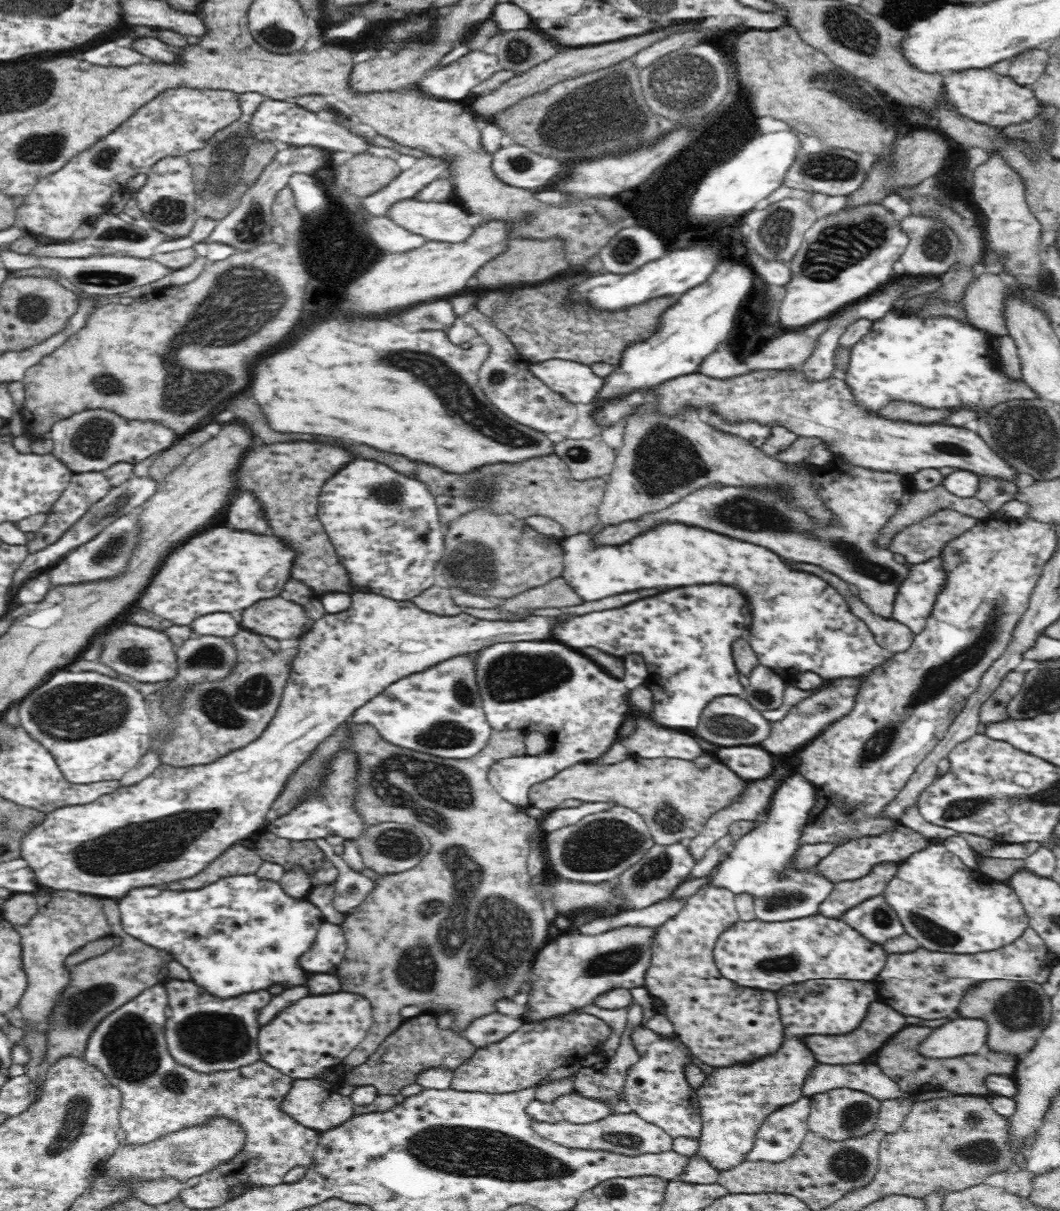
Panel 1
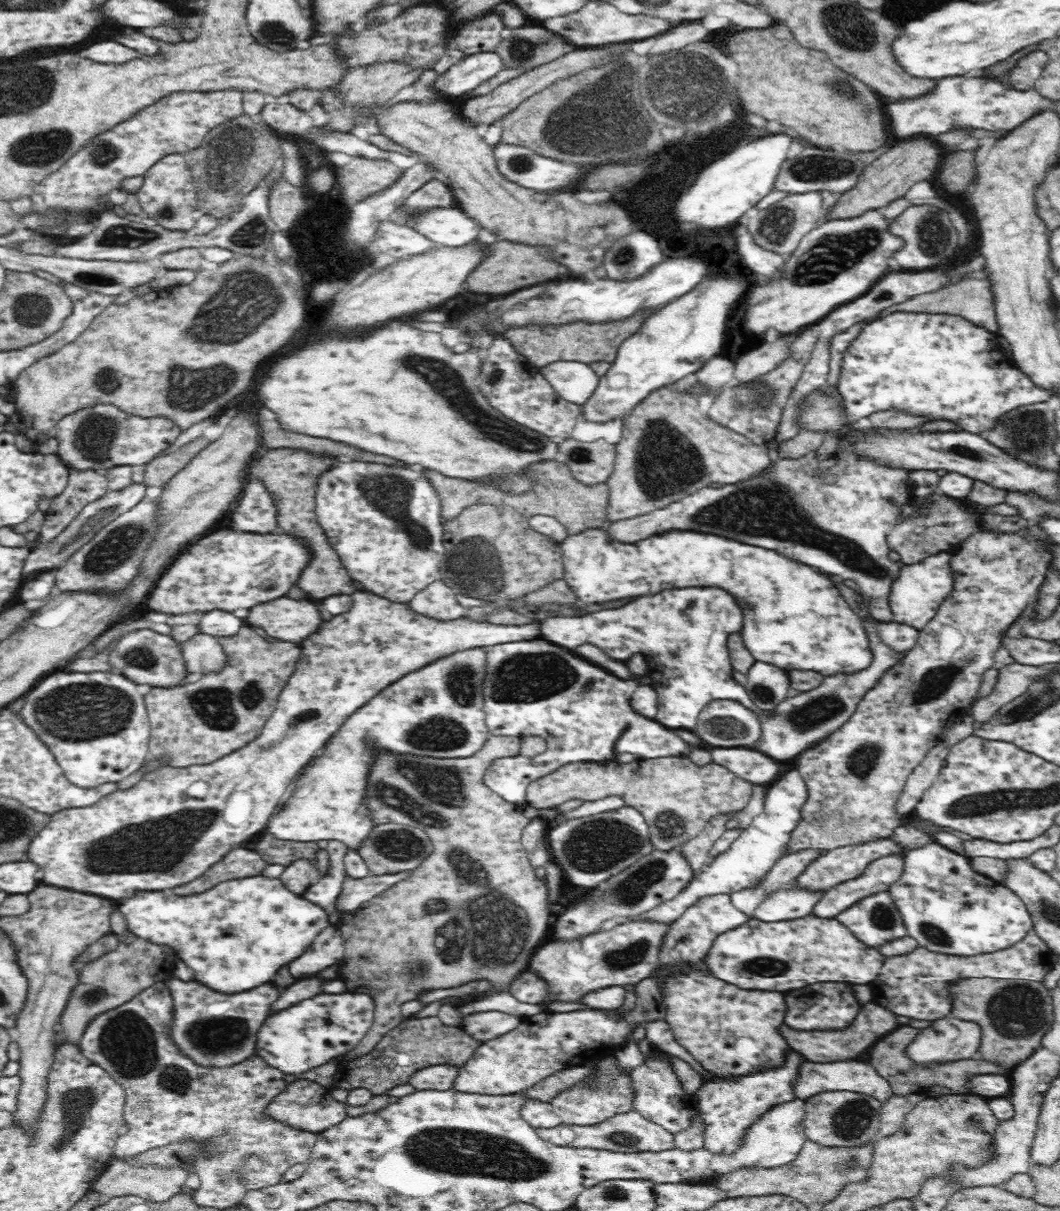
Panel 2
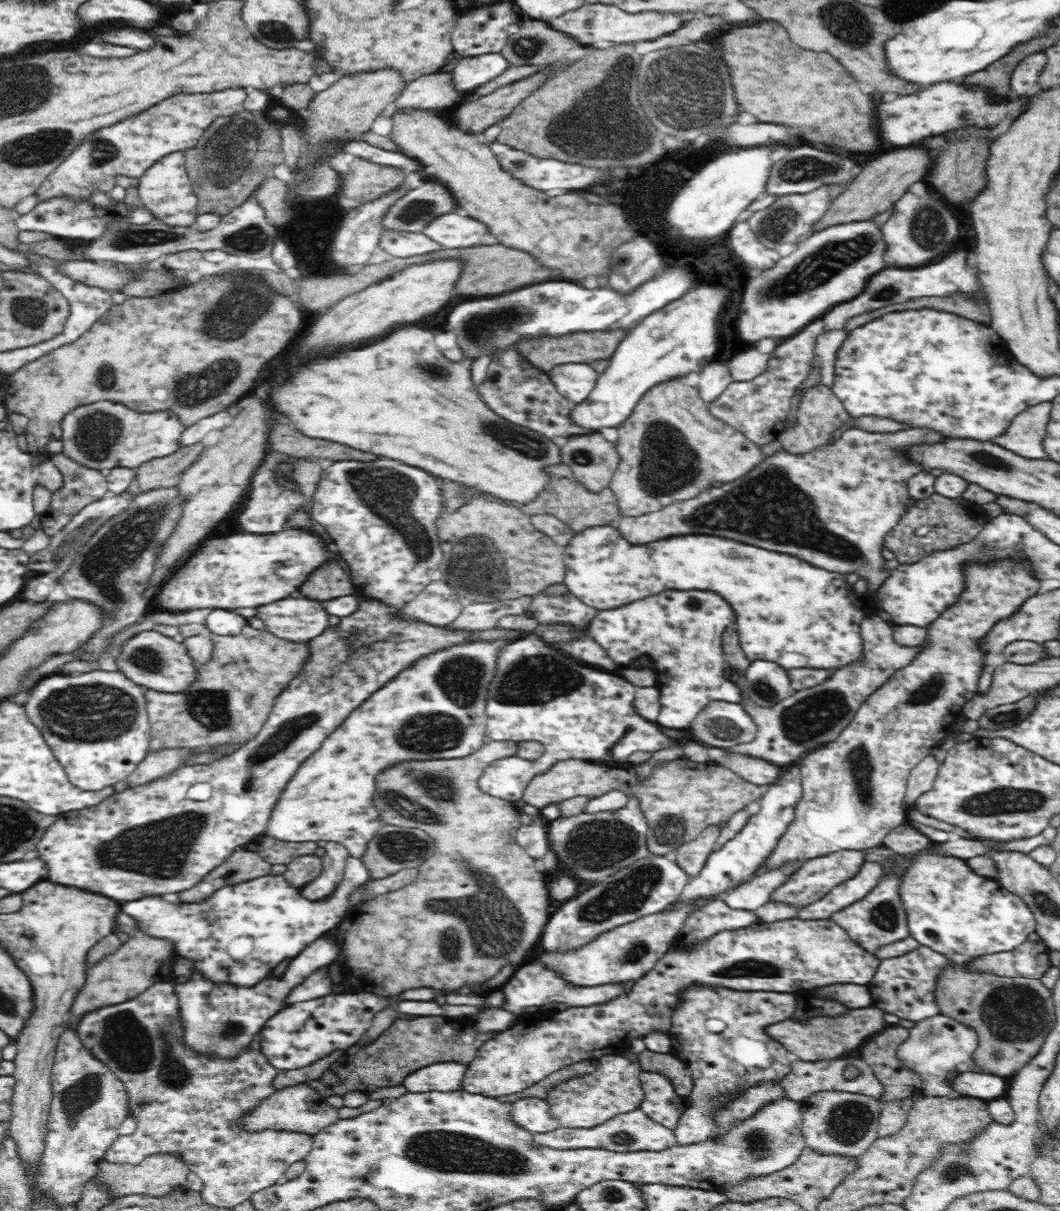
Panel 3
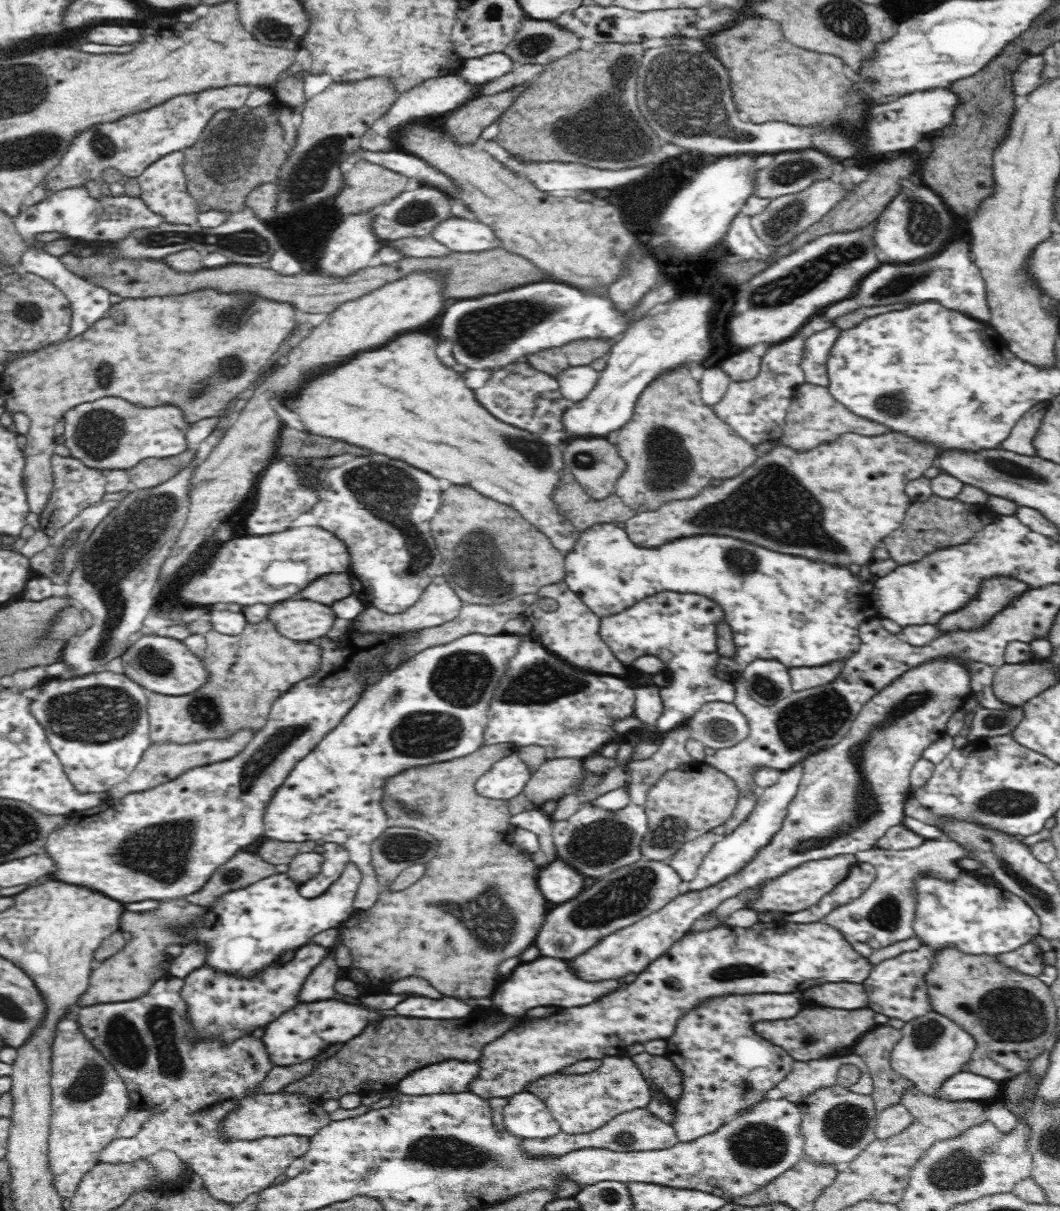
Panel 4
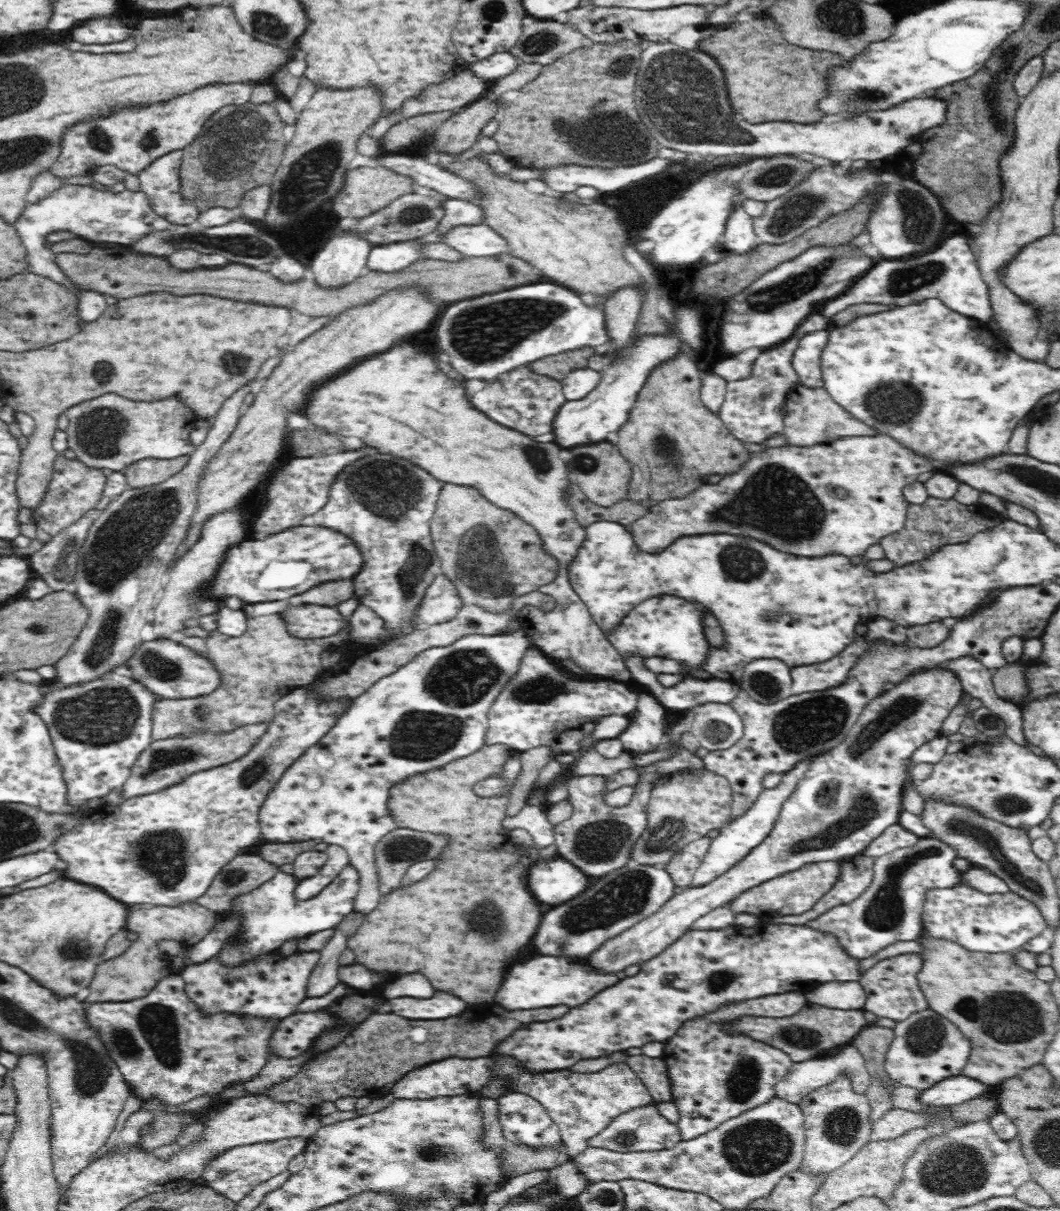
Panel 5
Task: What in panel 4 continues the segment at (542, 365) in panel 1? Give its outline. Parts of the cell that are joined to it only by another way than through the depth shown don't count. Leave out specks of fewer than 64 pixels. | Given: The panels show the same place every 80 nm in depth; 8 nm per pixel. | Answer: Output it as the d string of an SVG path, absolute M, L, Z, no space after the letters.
M590 365L568 366L568 369L560 370L555 379L564 398L575 403L584 400L596 386L599 373Z

